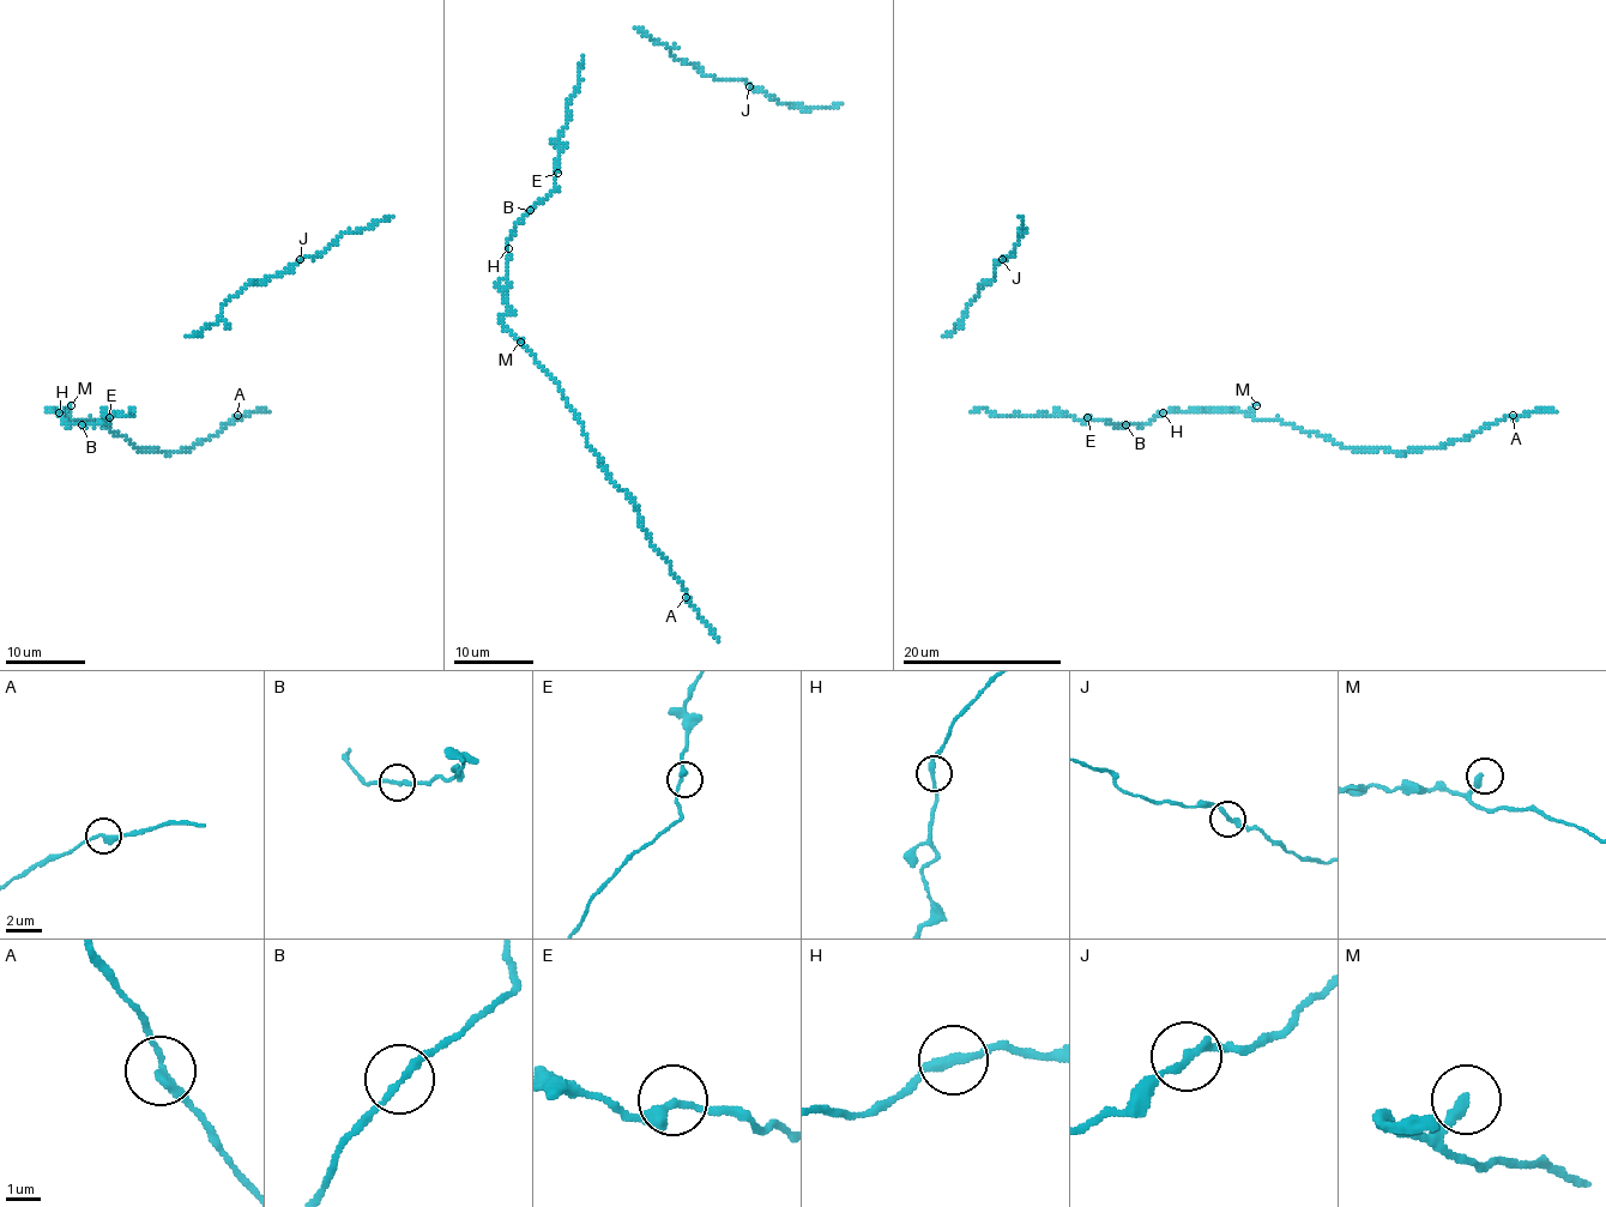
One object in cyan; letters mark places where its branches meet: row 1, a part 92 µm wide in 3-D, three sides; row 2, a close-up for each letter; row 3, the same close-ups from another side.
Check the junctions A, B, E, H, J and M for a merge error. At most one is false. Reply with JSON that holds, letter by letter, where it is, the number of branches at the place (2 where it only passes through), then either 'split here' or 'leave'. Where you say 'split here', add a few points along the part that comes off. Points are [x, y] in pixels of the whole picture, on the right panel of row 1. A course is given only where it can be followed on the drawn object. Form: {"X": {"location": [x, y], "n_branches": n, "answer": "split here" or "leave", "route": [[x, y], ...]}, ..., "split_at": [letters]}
{"A": {"location": [1513, 415], "n_branches": 2, "answer": "leave"}, "B": {"location": [1125, 424], "n_branches": 2, "answer": "leave"}, "E": {"location": [1087, 417], "n_branches": 2, "answer": "leave"}, "H": {"location": [1163, 412], "n_branches": 2, "answer": "leave"}, "J": {"location": [1002, 259], "n_branches": 2, "answer": "leave"}, "M": {"location": [1256, 405], "n_branches": 1, "answer": "leave"}, "split_at": []}

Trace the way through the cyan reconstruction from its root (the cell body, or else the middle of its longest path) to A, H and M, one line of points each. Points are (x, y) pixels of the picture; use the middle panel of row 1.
A: (530, 212), (508, 242), (502, 324), (557, 385), (584, 427), (587, 447), (635, 505), (639, 525), (686, 597)
H: (530, 212), (515, 225), (508, 248)
M: (530, 212), (515, 225), (508, 242), (508, 285), (502, 291), (506, 303), (502, 324), (520, 342)

